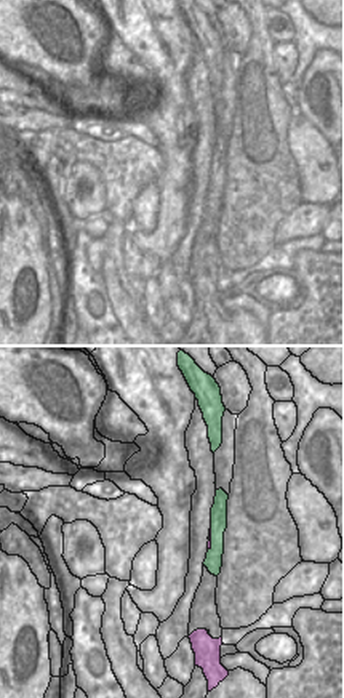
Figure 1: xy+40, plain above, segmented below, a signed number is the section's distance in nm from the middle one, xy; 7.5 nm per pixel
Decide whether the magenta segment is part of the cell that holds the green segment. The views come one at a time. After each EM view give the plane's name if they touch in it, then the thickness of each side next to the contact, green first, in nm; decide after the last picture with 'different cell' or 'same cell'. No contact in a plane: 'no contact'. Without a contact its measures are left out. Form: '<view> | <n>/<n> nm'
xy+40 | 140/20 nm

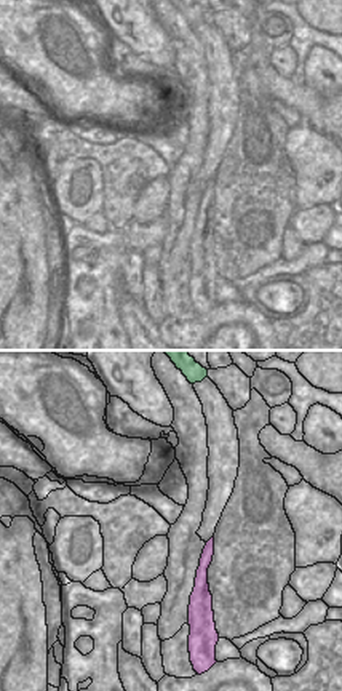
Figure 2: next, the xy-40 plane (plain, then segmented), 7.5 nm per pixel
no contact

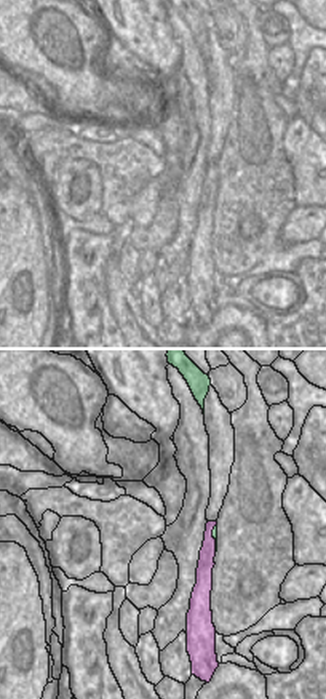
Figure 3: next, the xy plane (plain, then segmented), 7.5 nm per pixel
xy | 50/120 nm

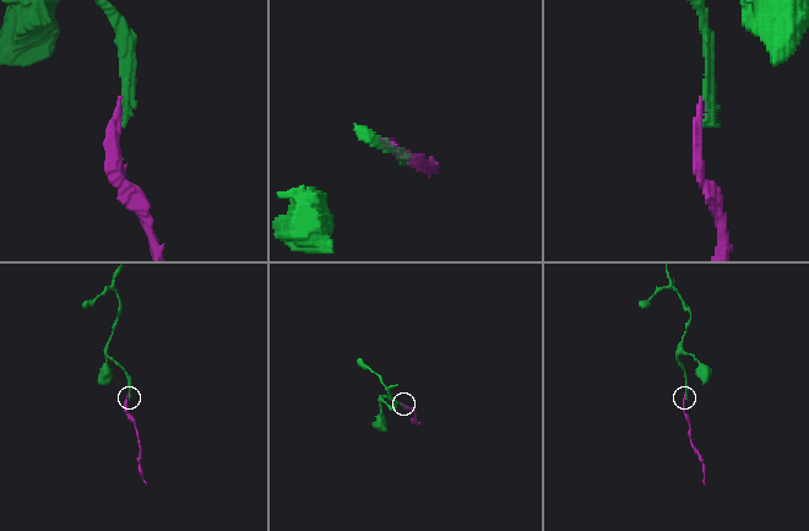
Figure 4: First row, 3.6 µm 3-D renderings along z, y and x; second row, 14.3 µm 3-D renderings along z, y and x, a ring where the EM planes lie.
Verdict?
same cell

